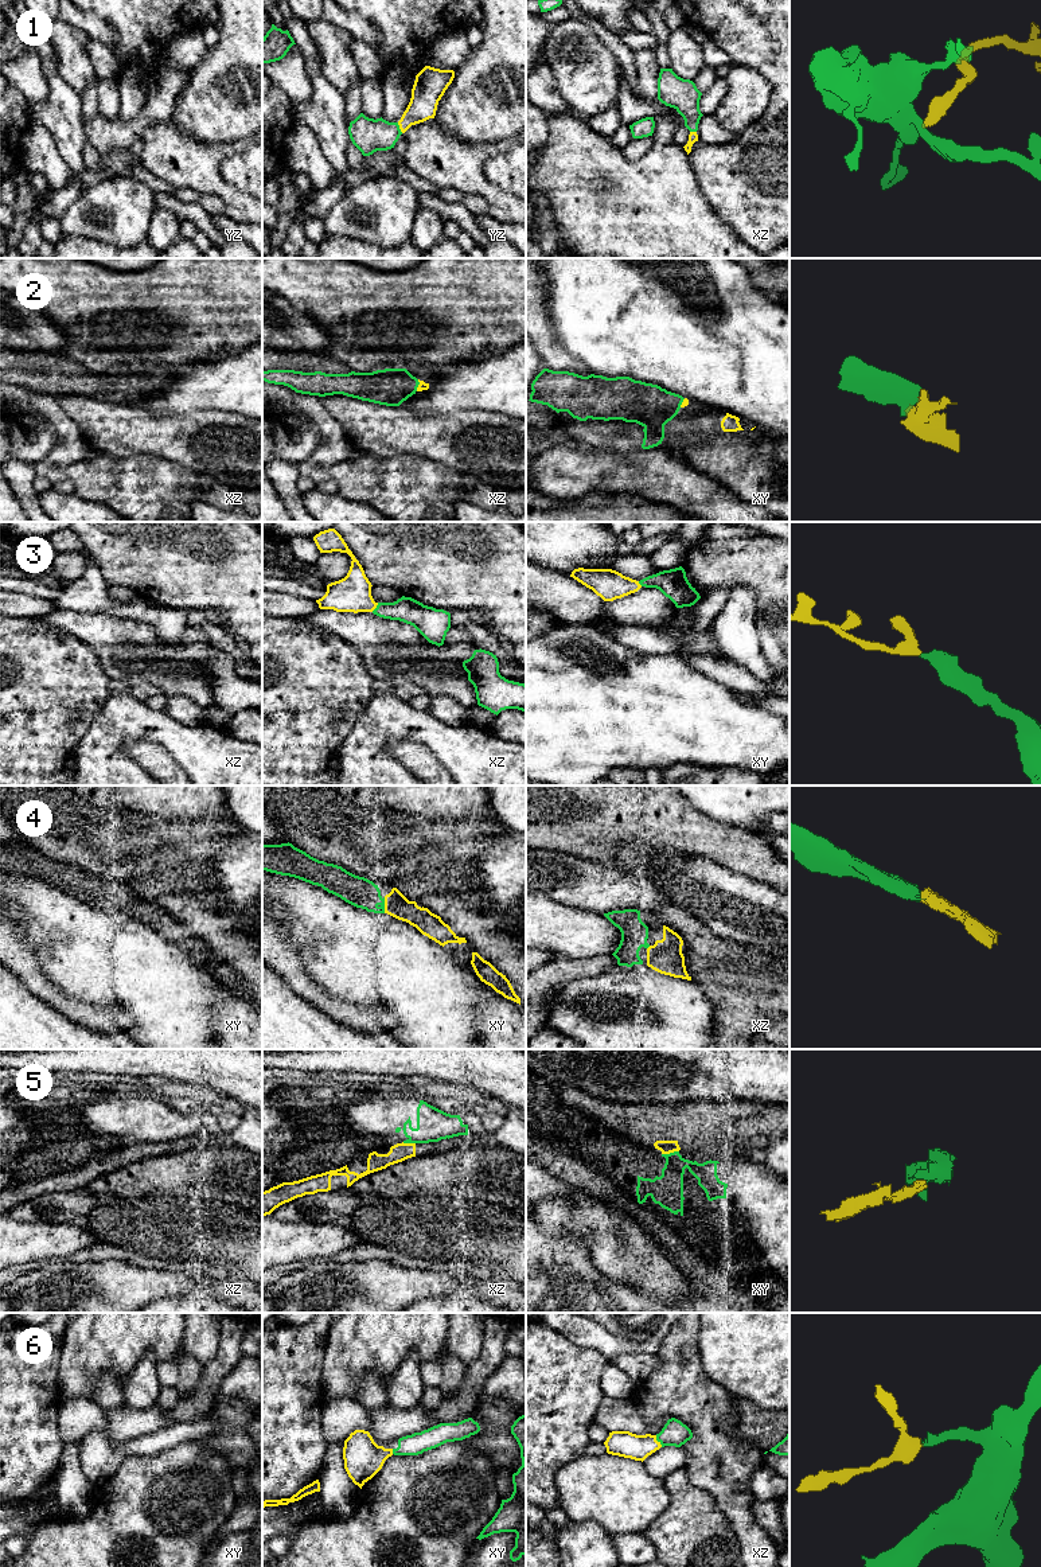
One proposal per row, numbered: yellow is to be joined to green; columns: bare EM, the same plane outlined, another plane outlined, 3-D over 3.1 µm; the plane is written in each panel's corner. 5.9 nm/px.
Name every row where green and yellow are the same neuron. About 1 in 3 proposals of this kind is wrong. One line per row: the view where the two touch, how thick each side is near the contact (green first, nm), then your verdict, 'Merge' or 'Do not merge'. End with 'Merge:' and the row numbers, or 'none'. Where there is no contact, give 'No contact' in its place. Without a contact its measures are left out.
1: Touches green in yz. Thickness 200 nm (green) against 170 nm. Merge
2: Touches green in xz. Thickness 220 nm (green) against 50 nm. Merge
3: Touches green in xz. Thickness 150 nm (green) against 220 nm. Merge
4: Touches green in xy. Thickness 180 nm (green) against 140 nm. Merge
5: Touches green in xy. Thickness 190 nm (green) against 80 nm. Do not merge
6: Touches green in xz. Thickness 150 nm (green) against 160 nm. Merge
Merge: 1, 2, 3, 4, 6

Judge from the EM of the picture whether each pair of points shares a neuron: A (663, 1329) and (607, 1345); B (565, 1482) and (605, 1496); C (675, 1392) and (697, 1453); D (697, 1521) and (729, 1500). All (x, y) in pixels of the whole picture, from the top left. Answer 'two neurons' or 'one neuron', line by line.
A: one neuron
B: one neuron
C: one neuron
D: two neurons

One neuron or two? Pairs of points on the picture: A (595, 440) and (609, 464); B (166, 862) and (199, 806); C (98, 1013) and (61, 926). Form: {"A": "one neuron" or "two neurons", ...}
{"A": "two neurons", "B": "two neurons", "C": "two neurons"}

